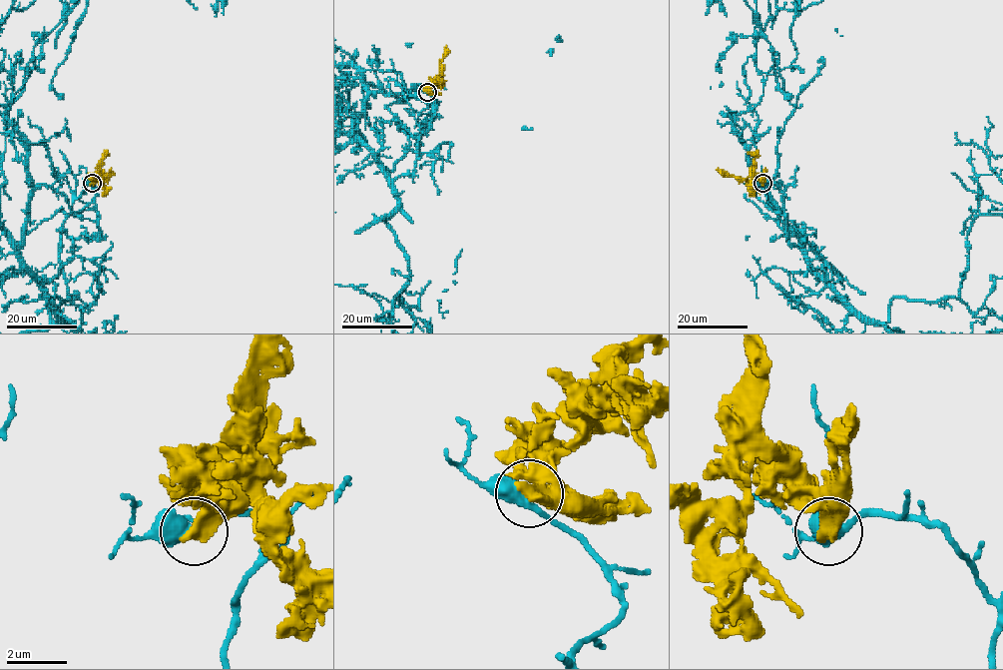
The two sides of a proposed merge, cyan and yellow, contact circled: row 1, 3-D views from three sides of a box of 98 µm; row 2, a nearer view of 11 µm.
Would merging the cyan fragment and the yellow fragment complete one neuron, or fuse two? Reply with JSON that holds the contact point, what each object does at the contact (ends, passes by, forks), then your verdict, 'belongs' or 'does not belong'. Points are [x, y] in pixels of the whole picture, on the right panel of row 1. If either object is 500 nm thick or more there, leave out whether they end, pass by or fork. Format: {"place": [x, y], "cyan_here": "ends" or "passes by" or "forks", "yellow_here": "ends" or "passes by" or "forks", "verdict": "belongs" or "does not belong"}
{"place": [762, 183], "verdict": "does not belong"}

